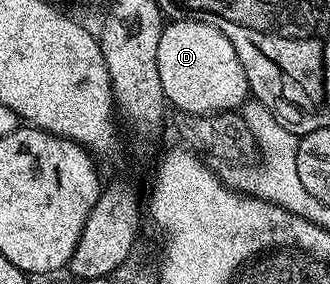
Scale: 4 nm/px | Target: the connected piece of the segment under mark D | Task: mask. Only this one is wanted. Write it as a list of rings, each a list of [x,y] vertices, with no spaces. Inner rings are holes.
[[[171,19],[160,34],[158,69],[160,86],[164,90],[167,101],[171,105],[175,104],[182,114],[213,116],[219,112],[234,112],[241,109],[250,96],[244,66],[240,66],[240,58],[236,58],[236,50],[232,42],[228,42],[228,38],[220,30],[216,30],[216,26],[208,26],[208,22]]]

